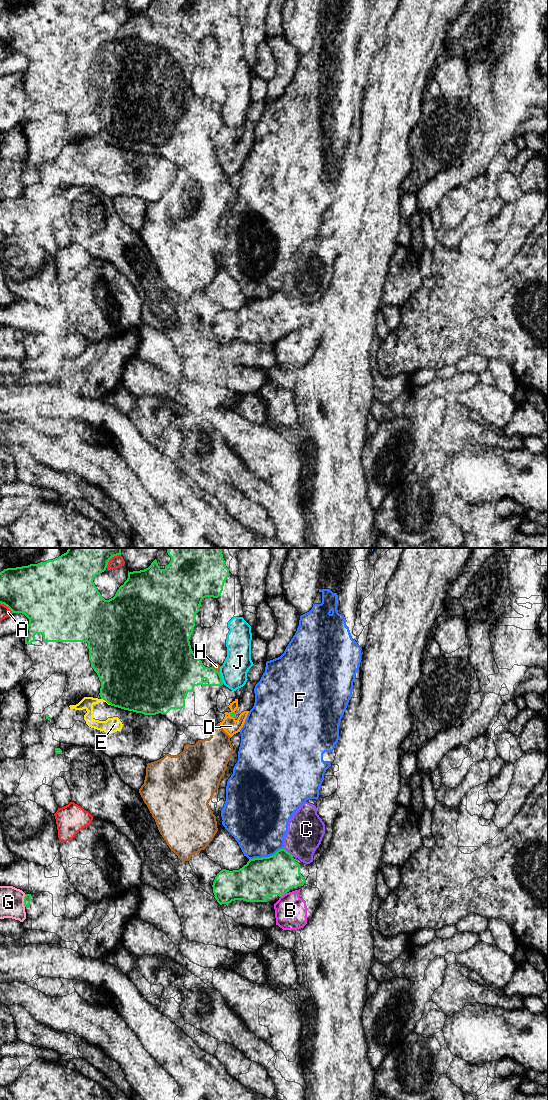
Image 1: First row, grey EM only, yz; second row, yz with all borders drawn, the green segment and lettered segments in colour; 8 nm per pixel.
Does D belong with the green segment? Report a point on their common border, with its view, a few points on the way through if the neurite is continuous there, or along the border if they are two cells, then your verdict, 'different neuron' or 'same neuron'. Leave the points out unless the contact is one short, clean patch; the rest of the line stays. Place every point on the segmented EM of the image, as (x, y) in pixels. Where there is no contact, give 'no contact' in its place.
yz (230, 715) | same neuron

